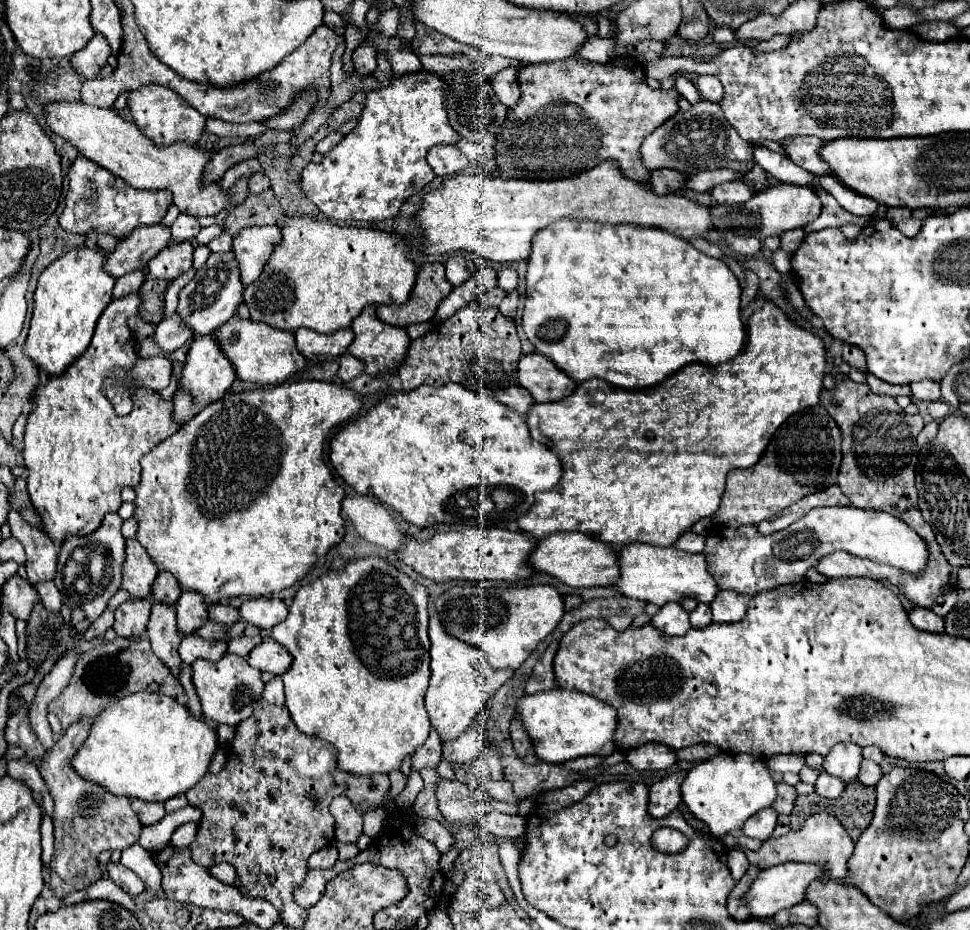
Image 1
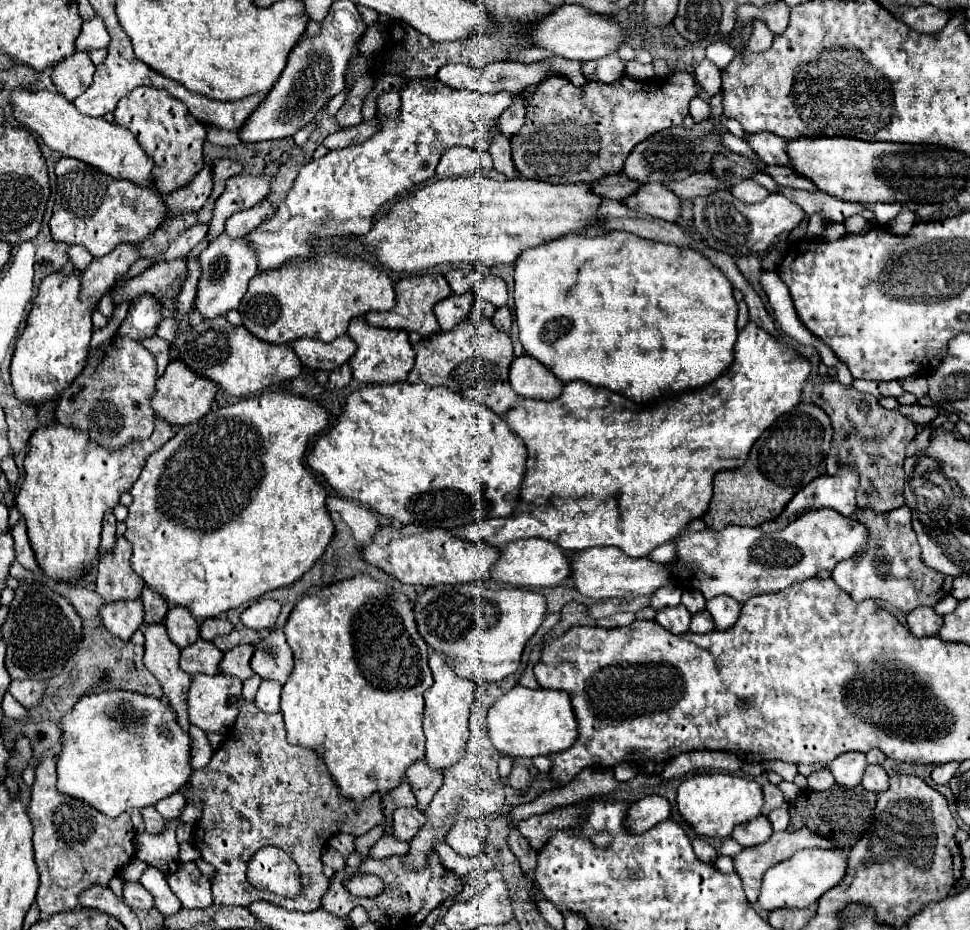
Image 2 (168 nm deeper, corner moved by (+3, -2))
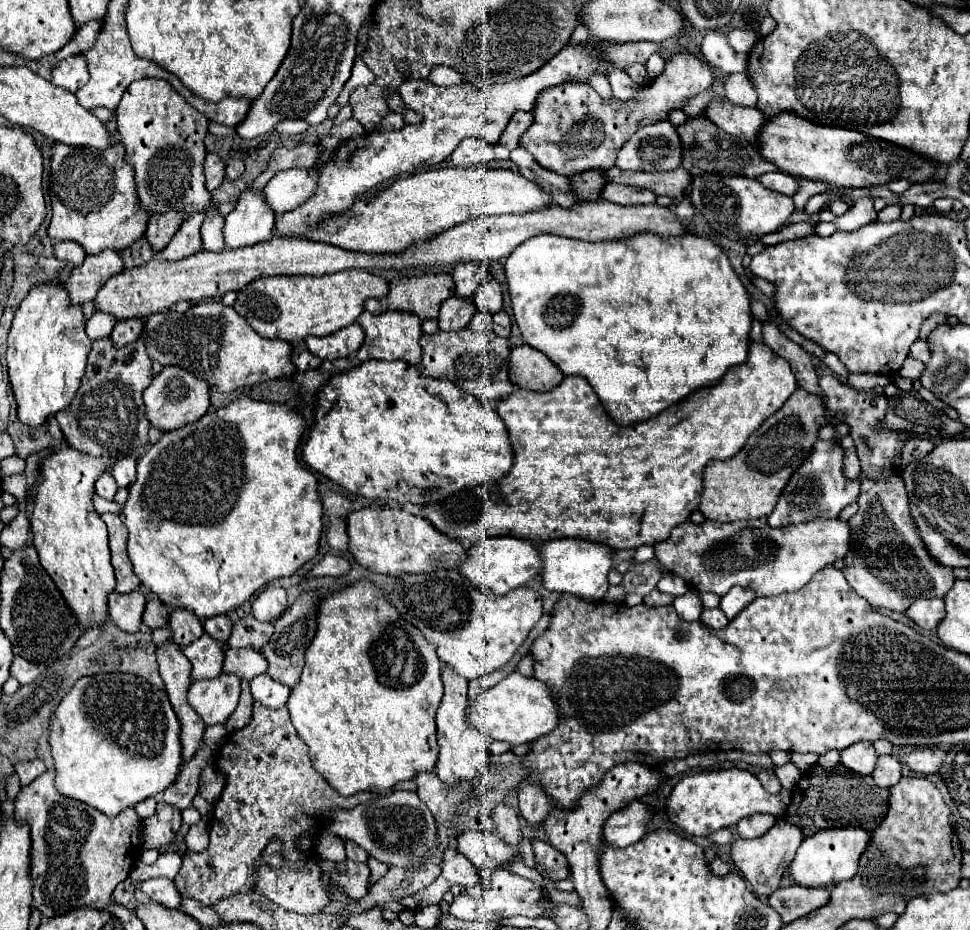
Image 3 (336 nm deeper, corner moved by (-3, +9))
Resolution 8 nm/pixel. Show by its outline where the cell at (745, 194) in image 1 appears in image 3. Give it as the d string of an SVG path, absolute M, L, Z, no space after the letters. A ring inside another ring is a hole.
M776 171L776 173L770 173L770 175L762 175L762 177L758 177L758 181L760 181L764 187L774 189L774 191L780 191L780 193L788 193L788 195L794 195L794 193L796 193L798 183L796 183L788 173ZM770 175L774 175L772 181L768 181Z

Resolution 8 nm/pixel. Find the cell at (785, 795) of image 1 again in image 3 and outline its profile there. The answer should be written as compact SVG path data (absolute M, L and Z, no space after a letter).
M764 769L764 771L760 771L758 773L758 779L762 781L762 785L764 785L764 789L768 791L768 793L780 793L782 791L782 785L780 785L780 781L778 781L778 777L774 775L774 771L772 769Z

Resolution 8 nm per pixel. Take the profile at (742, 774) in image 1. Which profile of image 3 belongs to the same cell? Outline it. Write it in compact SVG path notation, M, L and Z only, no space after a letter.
M722 769L722 771L700 771L686 775L672 789L670 799L666 803L666 811L670 819L688 831L690 835L708 835L724 827L736 825L742 817L752 813L780 813L780 797L770 795L762 789L758 777L746 769Z

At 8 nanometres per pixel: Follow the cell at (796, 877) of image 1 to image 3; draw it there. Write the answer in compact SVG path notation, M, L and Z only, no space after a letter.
M860 827L824 829L824 831L818 831L816 835L806 837L790 863L790 881L800 887L816 889L826 885L836 885L844 879L852 879L856 875L858 859L864 853L868 841L870 841L870 833Z

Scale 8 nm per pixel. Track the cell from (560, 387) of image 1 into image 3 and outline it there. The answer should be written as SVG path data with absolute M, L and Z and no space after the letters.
M530 345L512 349L510 381L528 391L550 391L564 379L562 371L540 351Z

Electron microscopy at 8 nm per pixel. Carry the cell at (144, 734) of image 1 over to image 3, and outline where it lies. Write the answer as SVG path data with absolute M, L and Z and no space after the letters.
M126 673L82 677L60 701L50 729L50 747L56 765L56 789L64 797L88 803L114 817L122 809L154 797L176 783L184 763L180 731L180 721L166 691L160 693L160 689L148 681Z

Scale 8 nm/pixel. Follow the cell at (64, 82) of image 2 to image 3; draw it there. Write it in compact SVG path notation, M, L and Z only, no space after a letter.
M72 55L62 59L52 69L52 83L58 87L64 87L72 93L76 93L82 85L86 85L90 79L88 73L88 61L84 55Z

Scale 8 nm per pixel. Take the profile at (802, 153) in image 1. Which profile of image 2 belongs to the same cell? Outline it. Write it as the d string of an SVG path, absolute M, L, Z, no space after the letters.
M758 132L758 134L746 134L744 142L752 148L752 152L764 162L764 164L778 164L778 166L790 166L790 158L786 154L786 140L780 136L774 136L770 132Z

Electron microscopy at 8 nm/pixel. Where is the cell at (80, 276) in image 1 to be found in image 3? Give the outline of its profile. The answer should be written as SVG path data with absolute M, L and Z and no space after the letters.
M38 283L20 303L8 333L6 363L18 403L18 419L22 423L38 427L50 415L66 409L72 401L92 349L92 341L84 331L84 323L86 319L82 307L68 299L68 291L62 283Z

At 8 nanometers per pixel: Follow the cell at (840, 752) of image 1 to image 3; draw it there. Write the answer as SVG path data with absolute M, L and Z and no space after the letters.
M860 741L860 743L854 743L850 745L848 749L844 749L840 753L840 761L844 767L848 767L850 771L856 771L860 775L870 775L874 771L874 765L876 765L876 751L872 747L870 741Z

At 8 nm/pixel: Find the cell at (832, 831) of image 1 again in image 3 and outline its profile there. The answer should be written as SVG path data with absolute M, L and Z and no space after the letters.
M776 821L776 825L756 839L738 839L732 843L732 861L742 873L742 877L754 887L758 897L768 897L772 891L778 889L784 869L788 861L792 861L792 853L796 853L800 841L804 841L804 831L798 825L790 825L786 821Z

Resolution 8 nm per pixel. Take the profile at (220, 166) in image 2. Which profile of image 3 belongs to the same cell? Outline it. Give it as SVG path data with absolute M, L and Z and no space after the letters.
M208 153L206 161L204 161L204 171L206 171L206 189L214 191L222 179L224 179L224 171L226 171L226 163L220 155L216 153Z

